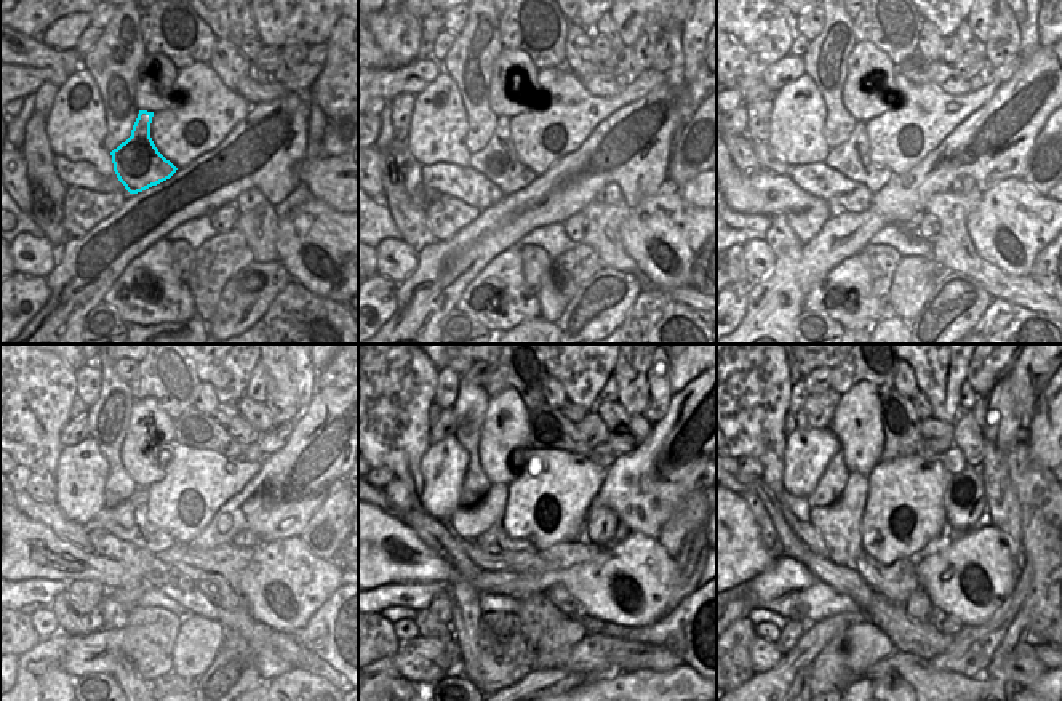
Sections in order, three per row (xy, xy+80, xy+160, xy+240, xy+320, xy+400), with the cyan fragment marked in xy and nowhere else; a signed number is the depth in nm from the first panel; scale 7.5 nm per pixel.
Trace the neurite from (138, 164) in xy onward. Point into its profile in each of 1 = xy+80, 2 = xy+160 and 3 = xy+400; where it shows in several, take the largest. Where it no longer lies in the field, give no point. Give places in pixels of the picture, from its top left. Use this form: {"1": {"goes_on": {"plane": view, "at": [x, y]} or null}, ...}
{"1": {"goes_on": {"plane": "xy+80", "at": [498, 160]}}, "2": {"goes_on": {"plane": "xy+160", "at": [851, 159]}}, "3": {"goes_on": {"plane": "xy+400", "at": [898, 581]}}}

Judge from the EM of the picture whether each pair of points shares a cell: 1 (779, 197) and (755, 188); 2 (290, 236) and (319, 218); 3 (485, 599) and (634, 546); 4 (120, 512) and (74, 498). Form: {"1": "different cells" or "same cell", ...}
{"1": "same cell", "2": "same cell", "3": "different cells", "4": "different cells"}

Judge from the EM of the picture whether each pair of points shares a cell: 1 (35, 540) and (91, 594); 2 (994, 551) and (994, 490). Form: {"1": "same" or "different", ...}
{"1": "different", "2": "different"}

